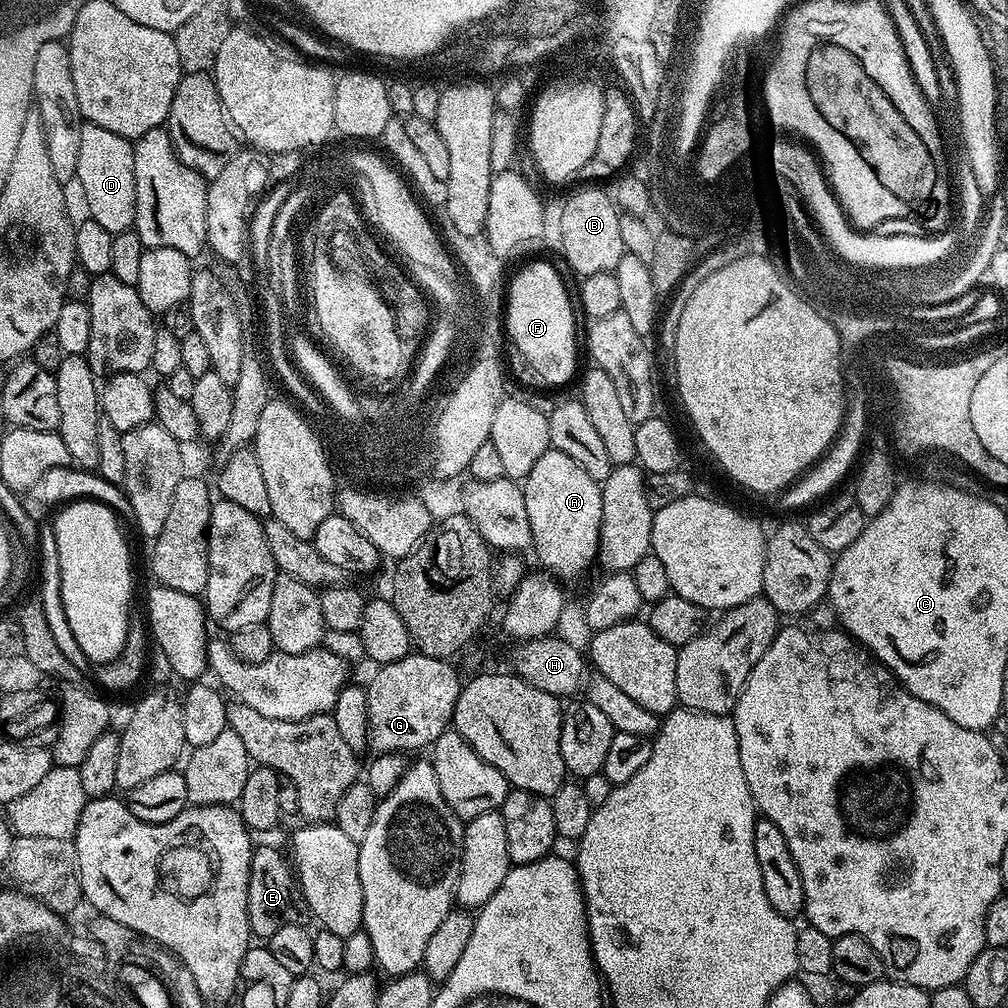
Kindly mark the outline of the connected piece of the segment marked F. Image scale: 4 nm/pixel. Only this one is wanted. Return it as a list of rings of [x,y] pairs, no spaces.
[[[536,260],[517,274],[506,288],[506,336],[520,356],[548,384],[564,384],[576,372],[576,316],[572,313],[574,300],[568,297],[568,288],[552,264]]]

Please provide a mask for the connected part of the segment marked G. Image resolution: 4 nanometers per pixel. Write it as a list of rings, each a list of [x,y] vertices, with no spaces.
[[[410,654],[406,658],[398,658],[398,662],[381,665],[376,672],[366,684],[368,748],[373,753],[409,754],[415,748],[427,749],[443,732],[449,731],[462,687],[462,679],[452,662]]]

